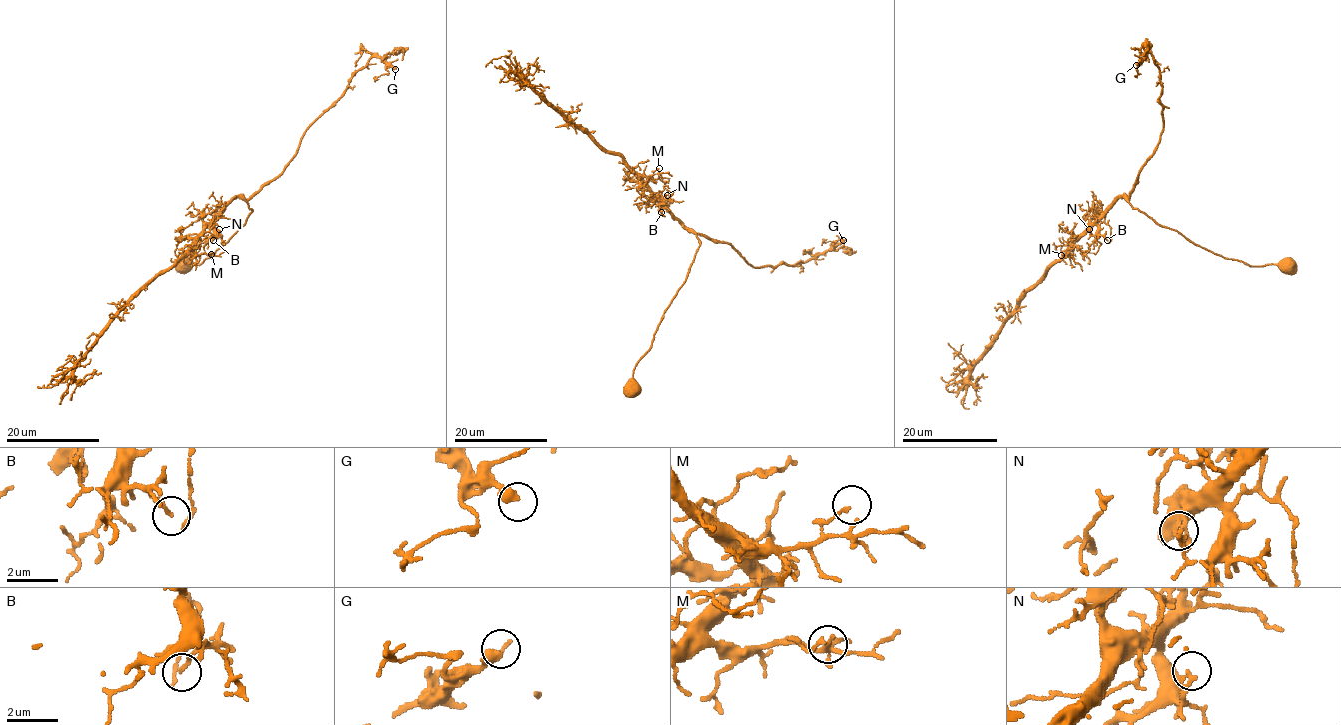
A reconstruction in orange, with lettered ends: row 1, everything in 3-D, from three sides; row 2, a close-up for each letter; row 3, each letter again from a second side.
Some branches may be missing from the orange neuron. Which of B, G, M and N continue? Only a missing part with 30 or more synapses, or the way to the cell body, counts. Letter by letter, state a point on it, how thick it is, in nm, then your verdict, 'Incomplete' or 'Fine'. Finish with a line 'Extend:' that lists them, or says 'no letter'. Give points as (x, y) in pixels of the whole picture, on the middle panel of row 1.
B: Place: (661, 212). Thickness 120 nm. Fine
G: Place: (843, 240). Thickness 400 nm. Incomplete
M: Place: (659, 168). Thickness 130 nm. Fine
N: Place: (667, 195). Thickness 160 nm. Fine
Extend: G

